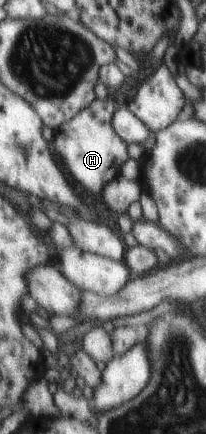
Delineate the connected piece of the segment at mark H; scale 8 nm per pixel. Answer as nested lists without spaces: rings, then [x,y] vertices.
[[[108,92],[105,102],[96,100],[82,115],[76,115],[66,127],[60,127],[54,139],[54,153],[62,159],[68,173],[90,193],[100,191],[108,181],[118,177],[118,167],[128,161],[128,145],[120,139],[120,135],[112,127],[114,117],[114,93]]]

